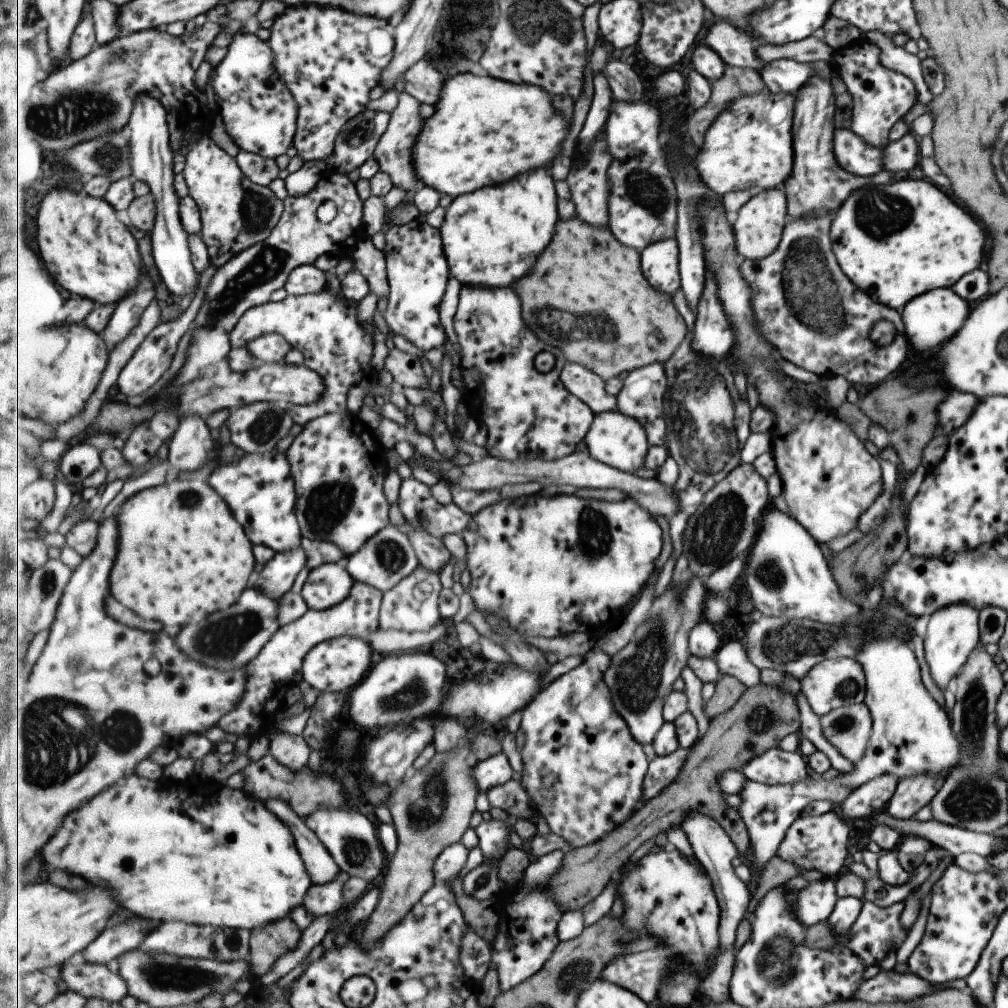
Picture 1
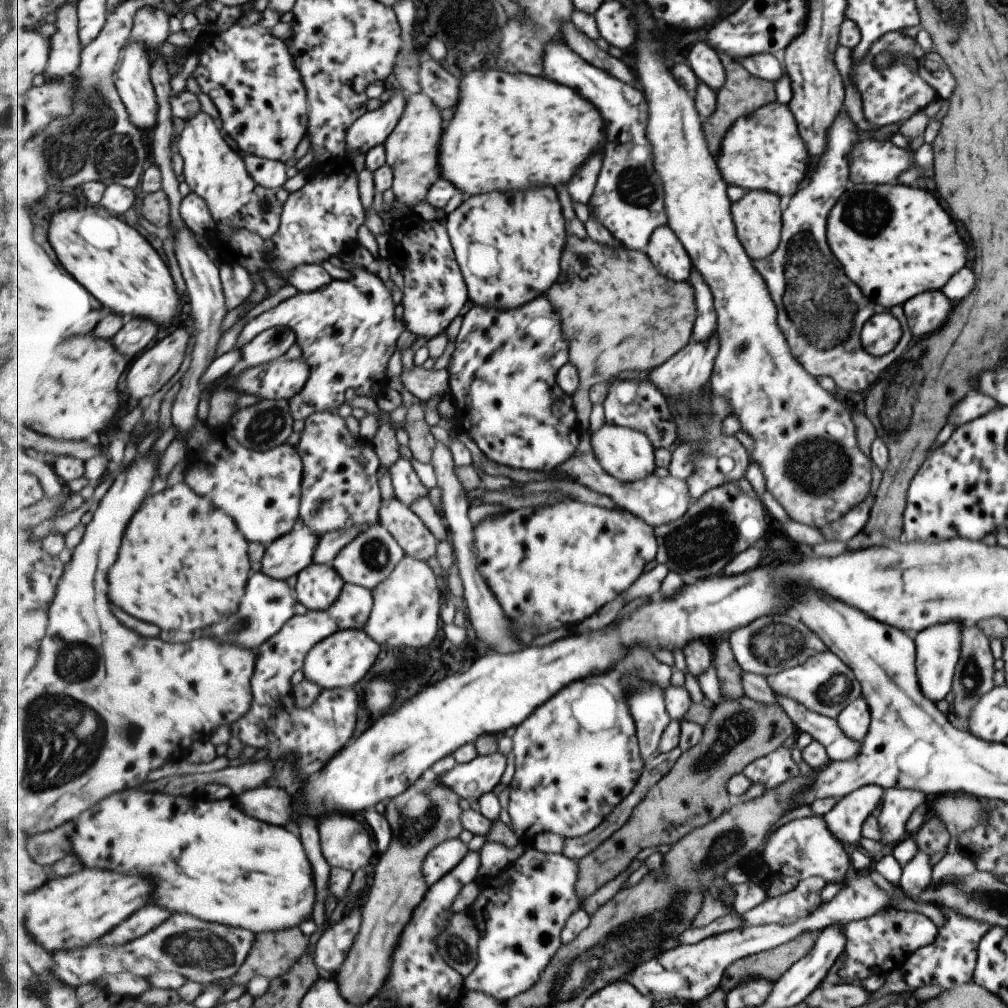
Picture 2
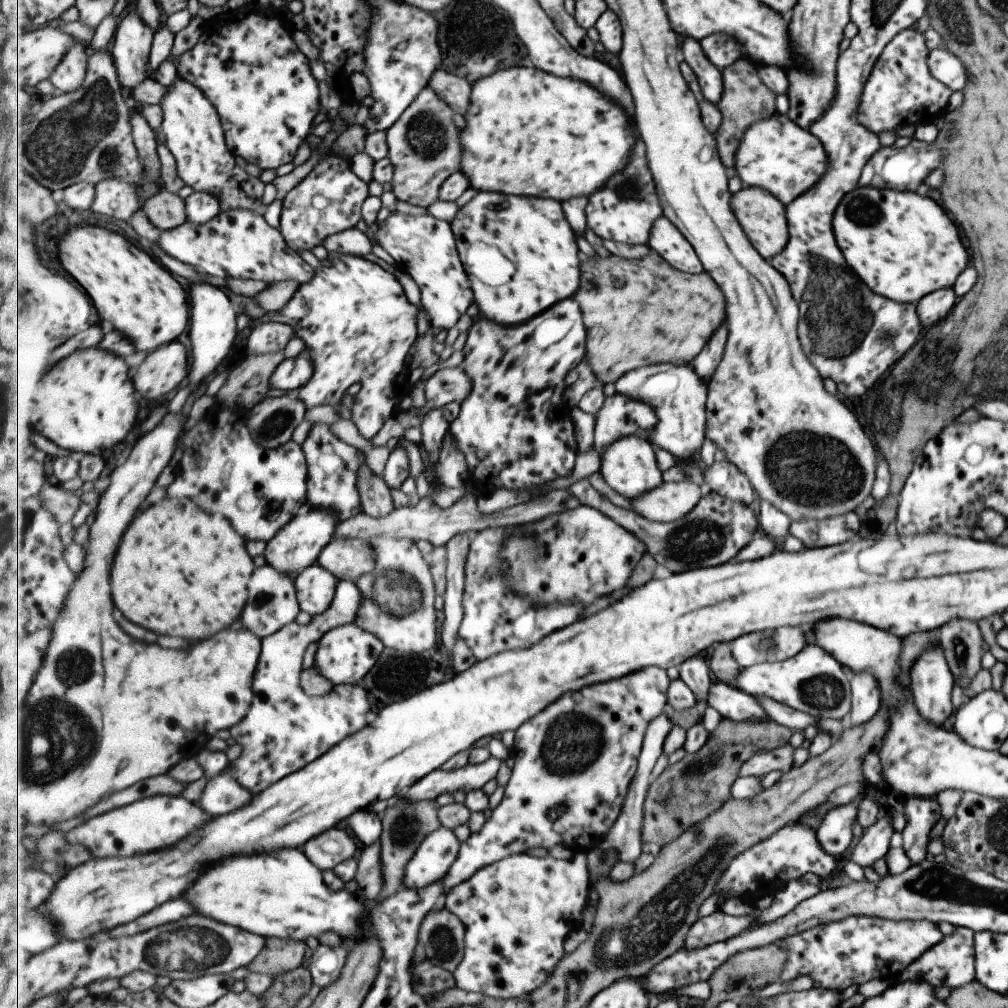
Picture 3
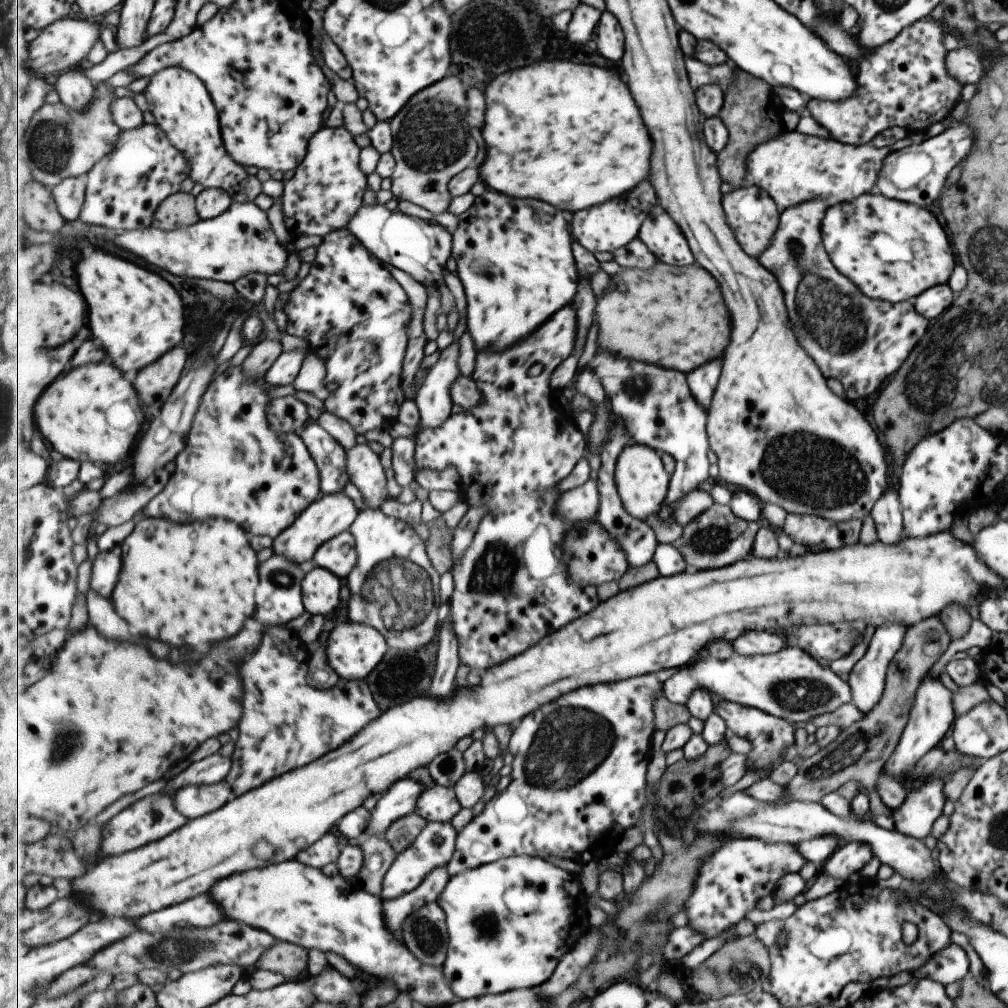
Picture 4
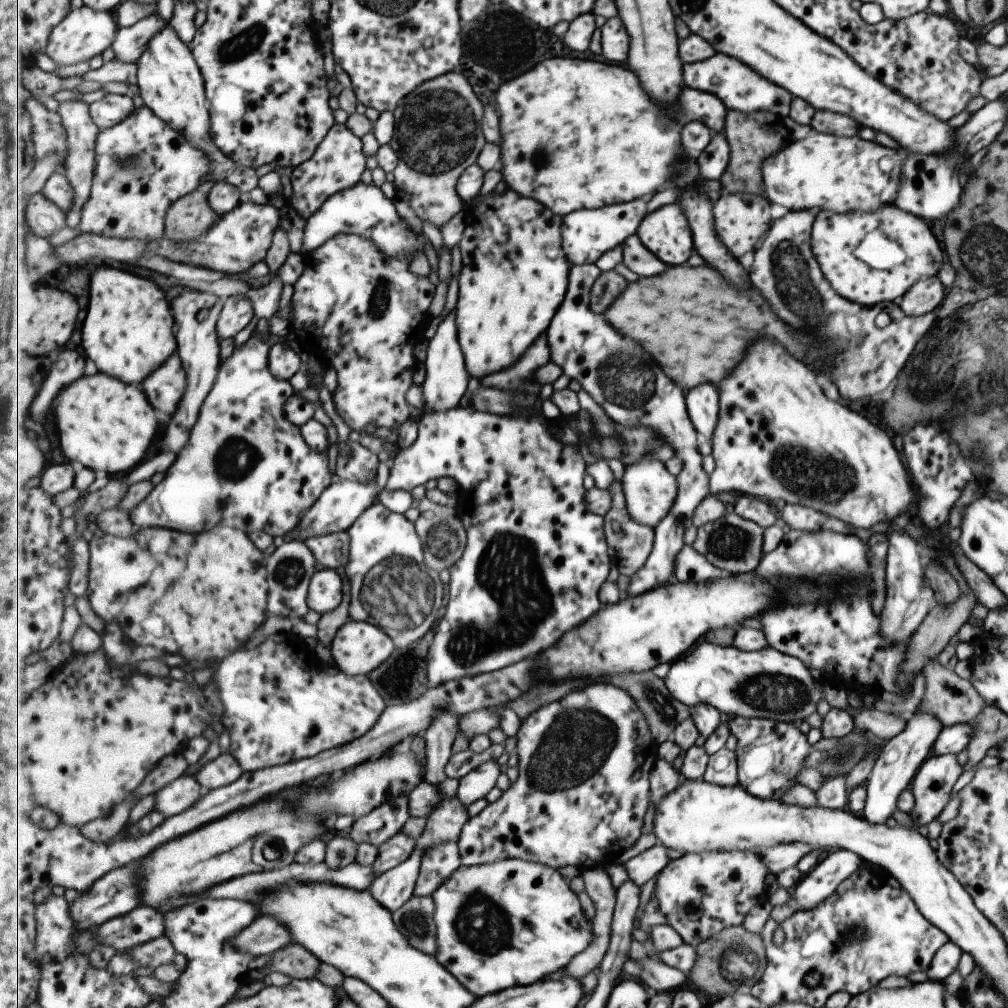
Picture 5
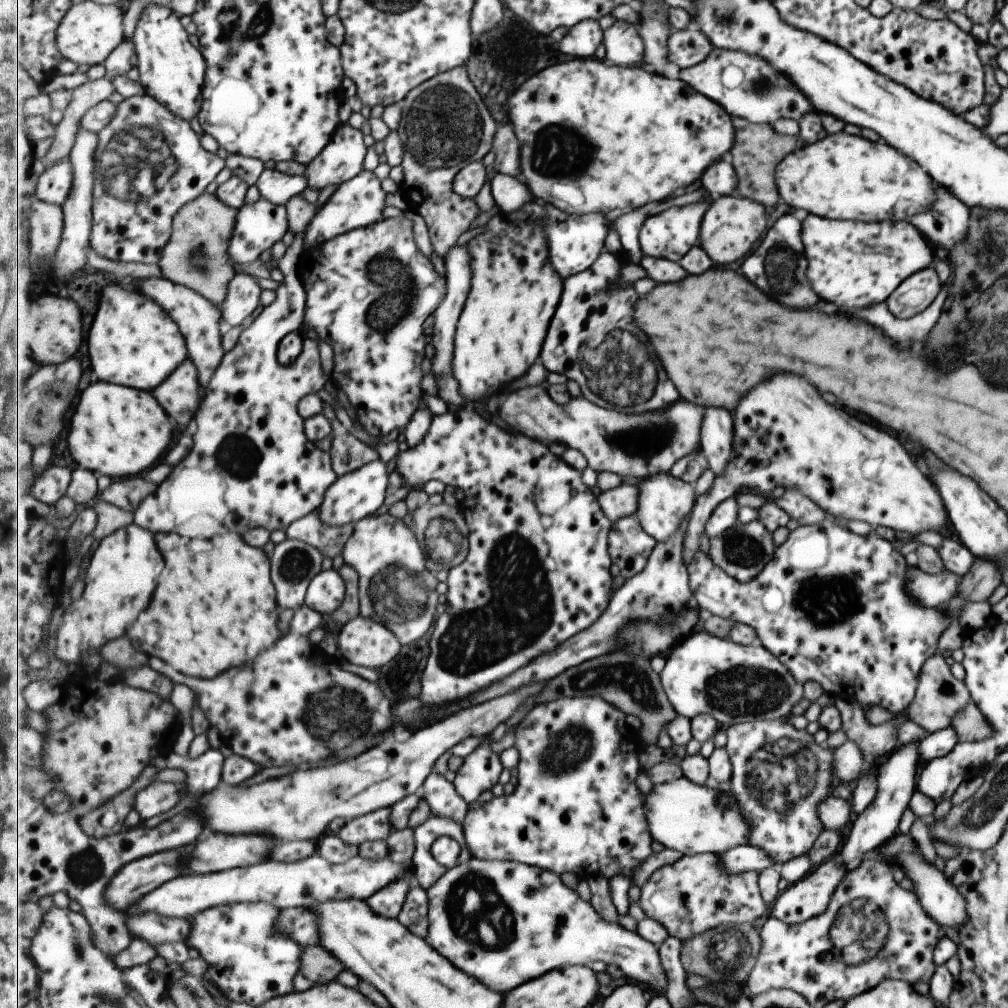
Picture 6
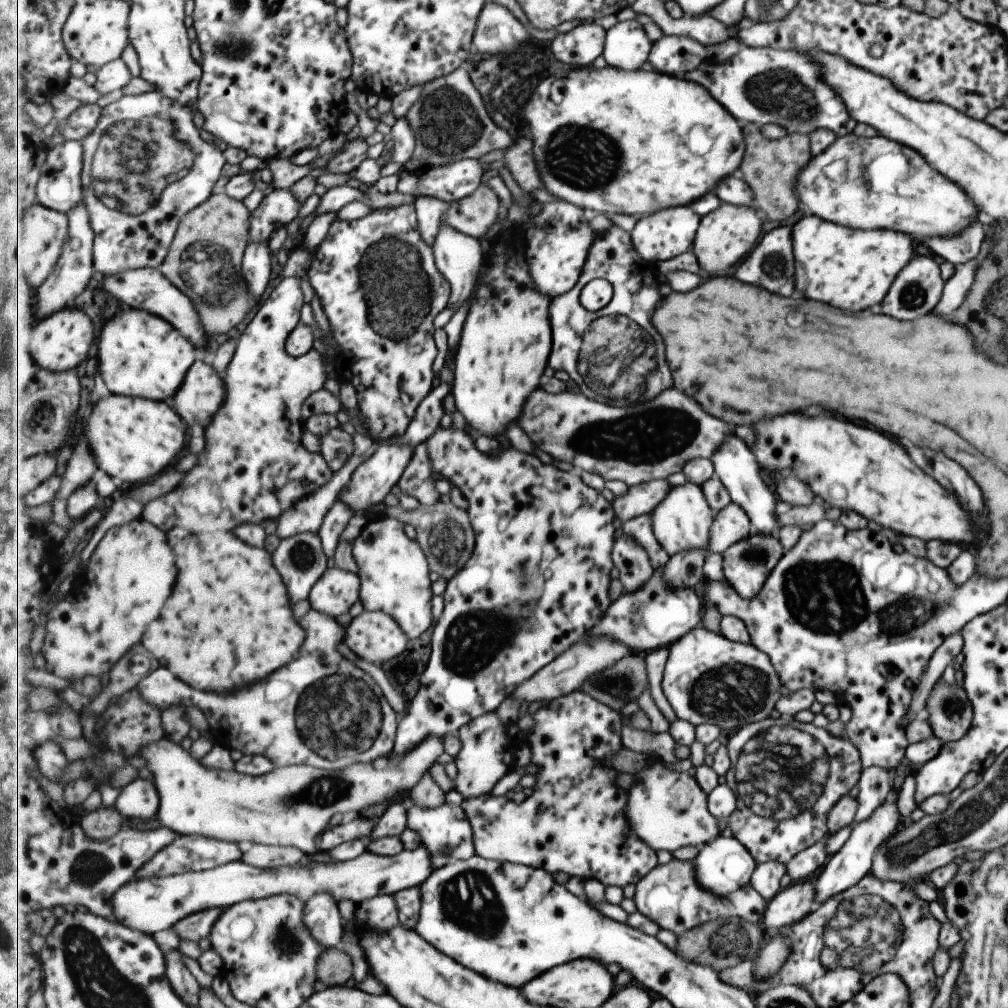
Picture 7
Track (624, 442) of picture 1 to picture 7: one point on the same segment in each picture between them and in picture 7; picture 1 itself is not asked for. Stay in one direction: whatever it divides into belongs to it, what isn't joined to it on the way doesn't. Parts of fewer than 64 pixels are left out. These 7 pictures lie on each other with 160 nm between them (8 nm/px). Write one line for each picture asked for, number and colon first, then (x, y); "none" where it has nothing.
2: (628, 454)
3: (630, 466)
4: (643, 482)
5: (651, 489)
6: (665, 502)
7: (682, 521)

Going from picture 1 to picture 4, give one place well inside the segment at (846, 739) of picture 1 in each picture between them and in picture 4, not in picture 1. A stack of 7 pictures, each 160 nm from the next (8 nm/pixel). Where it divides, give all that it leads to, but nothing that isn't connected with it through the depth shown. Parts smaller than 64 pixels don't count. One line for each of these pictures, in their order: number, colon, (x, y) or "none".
2: (853, 720)
3: (864, 702)
4: (866, 680)

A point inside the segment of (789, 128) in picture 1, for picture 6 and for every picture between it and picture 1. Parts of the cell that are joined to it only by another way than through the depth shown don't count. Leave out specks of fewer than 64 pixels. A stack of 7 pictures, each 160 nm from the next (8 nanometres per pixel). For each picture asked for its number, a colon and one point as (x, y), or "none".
2: (762, 152)
3: (775, 154)
4: (794, 167)
5: (820, 171)
6: (841, 176)

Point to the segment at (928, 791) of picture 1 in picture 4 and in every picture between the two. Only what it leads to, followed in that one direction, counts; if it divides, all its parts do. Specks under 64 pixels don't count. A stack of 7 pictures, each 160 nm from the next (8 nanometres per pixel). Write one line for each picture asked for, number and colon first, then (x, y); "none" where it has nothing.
2: (896, 805)
3: (873, 844)
4: (848, 858)

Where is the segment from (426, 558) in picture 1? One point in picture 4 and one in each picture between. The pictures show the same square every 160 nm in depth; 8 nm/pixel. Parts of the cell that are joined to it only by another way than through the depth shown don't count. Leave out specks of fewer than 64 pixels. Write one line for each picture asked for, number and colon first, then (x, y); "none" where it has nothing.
2: (417, 539)
3: (377, 501)
4: (367, 472)

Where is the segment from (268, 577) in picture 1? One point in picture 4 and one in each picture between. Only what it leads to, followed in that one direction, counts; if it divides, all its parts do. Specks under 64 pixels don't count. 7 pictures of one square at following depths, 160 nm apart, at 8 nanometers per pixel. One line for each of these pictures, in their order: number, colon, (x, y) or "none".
2: (288, 556)
3: (299, 545)
4: (328, 517)

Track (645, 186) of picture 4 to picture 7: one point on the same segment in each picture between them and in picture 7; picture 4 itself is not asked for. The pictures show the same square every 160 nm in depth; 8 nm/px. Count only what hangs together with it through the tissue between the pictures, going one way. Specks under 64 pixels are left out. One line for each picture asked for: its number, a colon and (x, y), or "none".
5: (587, 234)
6: (576, 241)
7: (558, 244)

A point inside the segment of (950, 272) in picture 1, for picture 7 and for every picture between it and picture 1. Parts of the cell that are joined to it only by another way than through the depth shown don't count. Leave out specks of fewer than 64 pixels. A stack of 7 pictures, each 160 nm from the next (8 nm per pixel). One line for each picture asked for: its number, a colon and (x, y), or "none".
2: (893, 241)
3: (901, 245)
4: (891, 250)
5: (870, 257)
6: (853, 265)
7: (848, 269)

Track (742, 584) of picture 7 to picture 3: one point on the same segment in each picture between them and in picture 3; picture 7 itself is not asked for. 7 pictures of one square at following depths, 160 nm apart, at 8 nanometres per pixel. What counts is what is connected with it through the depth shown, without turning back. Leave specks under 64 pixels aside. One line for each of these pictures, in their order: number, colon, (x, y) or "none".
3: (719, 528)
4: (718, 537)
5: (733, 543)
6: (743, 552)

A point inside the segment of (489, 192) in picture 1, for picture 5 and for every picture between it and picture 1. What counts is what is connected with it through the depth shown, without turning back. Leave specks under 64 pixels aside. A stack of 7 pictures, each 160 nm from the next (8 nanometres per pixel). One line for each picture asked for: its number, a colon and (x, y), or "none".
2: (508, 244)
3: (521, 254)
4: (515, 257)
5: (515, 273)

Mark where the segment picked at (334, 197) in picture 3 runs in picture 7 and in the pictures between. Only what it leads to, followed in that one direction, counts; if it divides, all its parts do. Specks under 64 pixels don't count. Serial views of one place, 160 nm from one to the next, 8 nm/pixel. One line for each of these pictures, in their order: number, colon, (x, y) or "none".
4: (327, 190)
5: (339, 163)
6: (342, 160)
7: (353, 152)

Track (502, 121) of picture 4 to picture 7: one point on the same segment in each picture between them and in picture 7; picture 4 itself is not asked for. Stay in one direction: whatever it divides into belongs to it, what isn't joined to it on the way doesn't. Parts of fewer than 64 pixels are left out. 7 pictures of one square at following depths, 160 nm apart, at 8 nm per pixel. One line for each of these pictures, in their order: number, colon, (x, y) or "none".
5: (577, 133)
6: (594, 138)
7: (636, 143)

